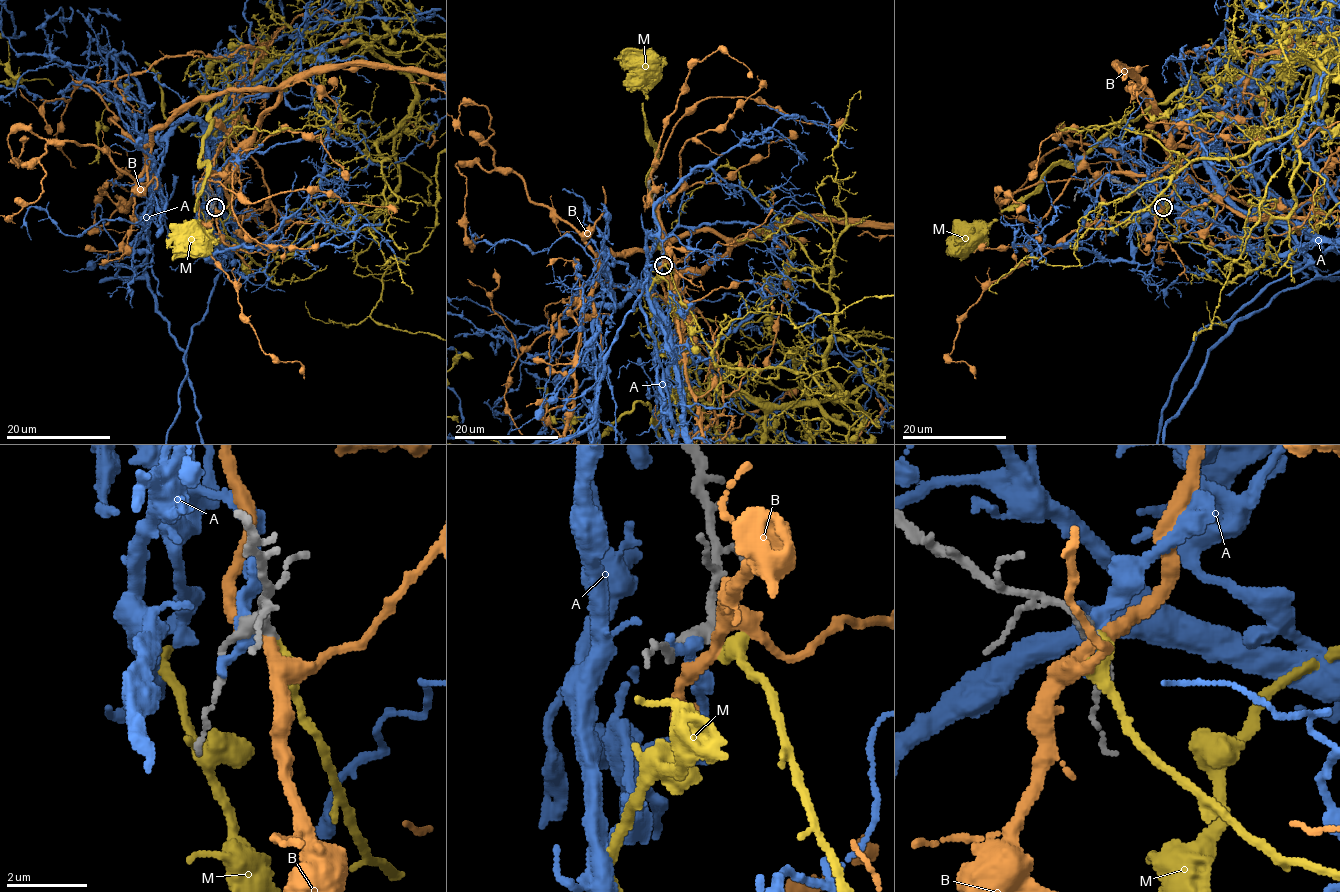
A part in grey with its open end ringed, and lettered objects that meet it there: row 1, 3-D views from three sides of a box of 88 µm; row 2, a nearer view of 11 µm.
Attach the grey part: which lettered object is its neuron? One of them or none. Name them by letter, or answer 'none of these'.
M

